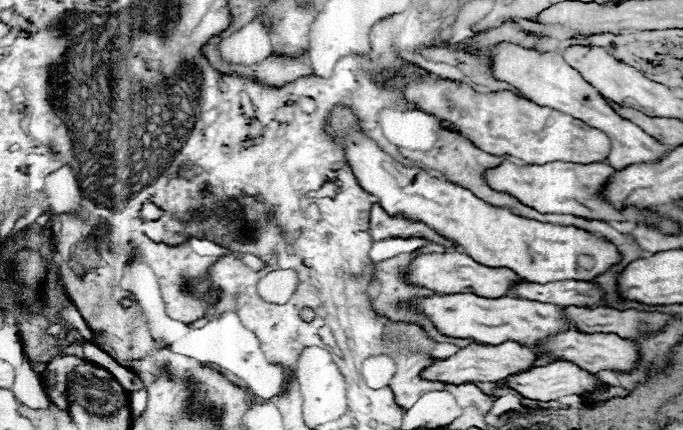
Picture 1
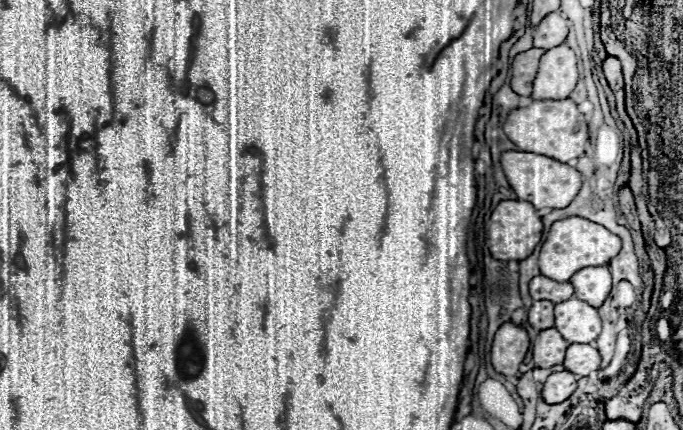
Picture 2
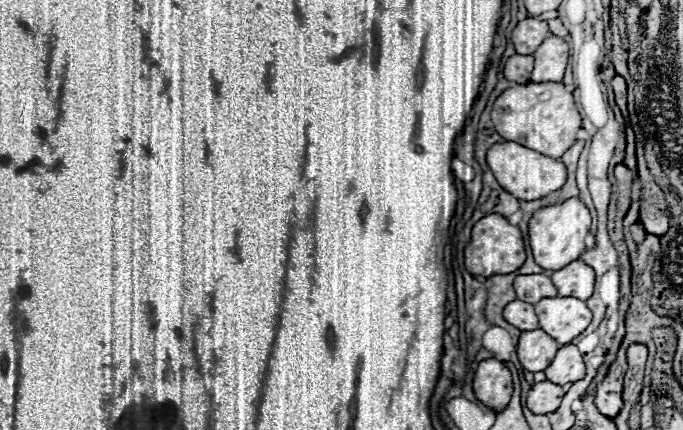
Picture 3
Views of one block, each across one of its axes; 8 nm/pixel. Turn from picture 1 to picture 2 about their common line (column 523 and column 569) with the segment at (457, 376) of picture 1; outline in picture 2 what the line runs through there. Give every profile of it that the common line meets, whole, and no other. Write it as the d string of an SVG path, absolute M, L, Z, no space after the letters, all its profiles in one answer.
M570 344L564 356L564 370L576 376L588 376L600 368L600 354L592 344Z

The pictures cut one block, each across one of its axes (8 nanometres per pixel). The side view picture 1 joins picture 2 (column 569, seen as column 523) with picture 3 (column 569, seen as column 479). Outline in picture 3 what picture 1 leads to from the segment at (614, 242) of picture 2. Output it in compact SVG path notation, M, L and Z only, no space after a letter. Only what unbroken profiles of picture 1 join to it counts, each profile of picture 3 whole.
M568 198L560 204L550 204L536 210L528 222L528 238L536 264L540 264L544 270L556 270L564 268L564 264L570 264L572 260L578 260L586 250L584 238L588 234L590 222L590 212L580 198Z

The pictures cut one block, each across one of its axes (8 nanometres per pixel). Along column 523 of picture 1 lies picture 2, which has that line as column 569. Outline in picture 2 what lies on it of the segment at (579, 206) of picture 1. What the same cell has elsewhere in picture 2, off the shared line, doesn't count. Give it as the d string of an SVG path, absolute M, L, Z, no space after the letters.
M502 152L500 164L504 170L506 180L510 182L512 190L516 192L518 200L530 202L536 210L540 208L566 208L582 186L582 176L576 168L552 160L548 156L538 156L530 152Z

